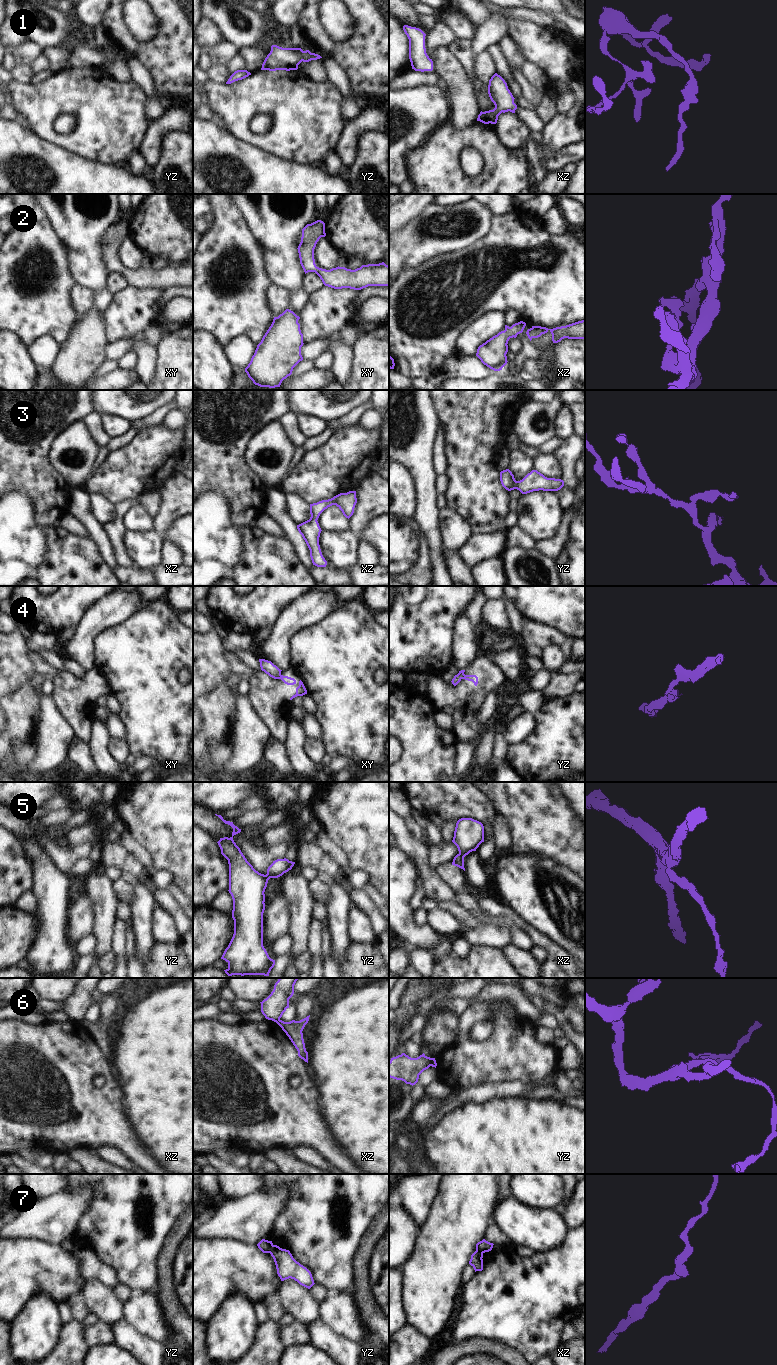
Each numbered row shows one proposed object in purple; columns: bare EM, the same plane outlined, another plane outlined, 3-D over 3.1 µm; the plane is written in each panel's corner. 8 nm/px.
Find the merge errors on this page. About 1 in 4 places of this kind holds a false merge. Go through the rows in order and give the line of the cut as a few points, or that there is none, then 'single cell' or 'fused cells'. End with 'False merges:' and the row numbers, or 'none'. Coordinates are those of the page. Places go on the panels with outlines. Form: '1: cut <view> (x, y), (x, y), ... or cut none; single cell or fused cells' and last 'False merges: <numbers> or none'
1: cut none; single cell
2: cut none; single cell
3: cut none; single cell
4: cut yz (464, 674), (462, 678); fused cells
5: cut none; single cell
6: cut xz (279, 1019), (276, 1022); fused cells
7: cut yz (273, 1245), (269, 1252); fused cells
False merges: 4, 6, 7

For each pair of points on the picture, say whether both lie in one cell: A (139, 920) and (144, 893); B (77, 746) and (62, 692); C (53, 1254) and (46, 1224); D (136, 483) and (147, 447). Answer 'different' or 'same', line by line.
A: same
B: different
C: different
D: same

